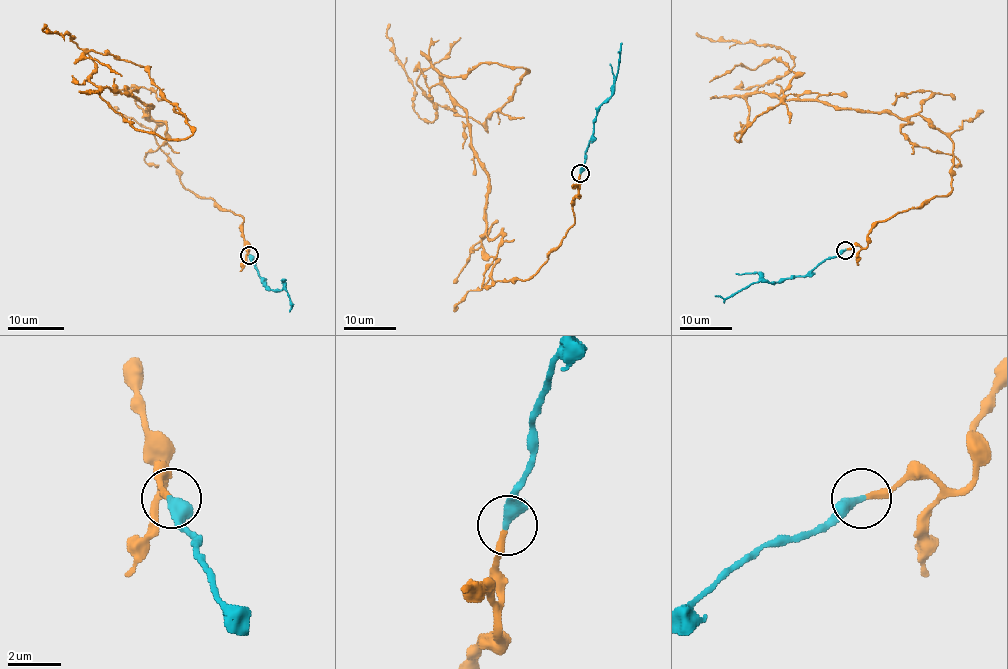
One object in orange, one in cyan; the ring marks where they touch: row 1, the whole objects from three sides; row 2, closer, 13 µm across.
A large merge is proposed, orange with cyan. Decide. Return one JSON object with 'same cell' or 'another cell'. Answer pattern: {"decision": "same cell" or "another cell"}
{"decision": "same cell"}

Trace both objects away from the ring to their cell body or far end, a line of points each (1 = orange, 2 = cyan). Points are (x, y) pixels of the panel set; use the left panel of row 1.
1: (250, 255), (243, 218), (180, 180), (152, 105), (101, 98), (188, 137), (149, 73), (75, 62), (121, 76)
2: (250, 255), (264, 282), (271, 289), (285, 289), (292, 306), (293, 303)

